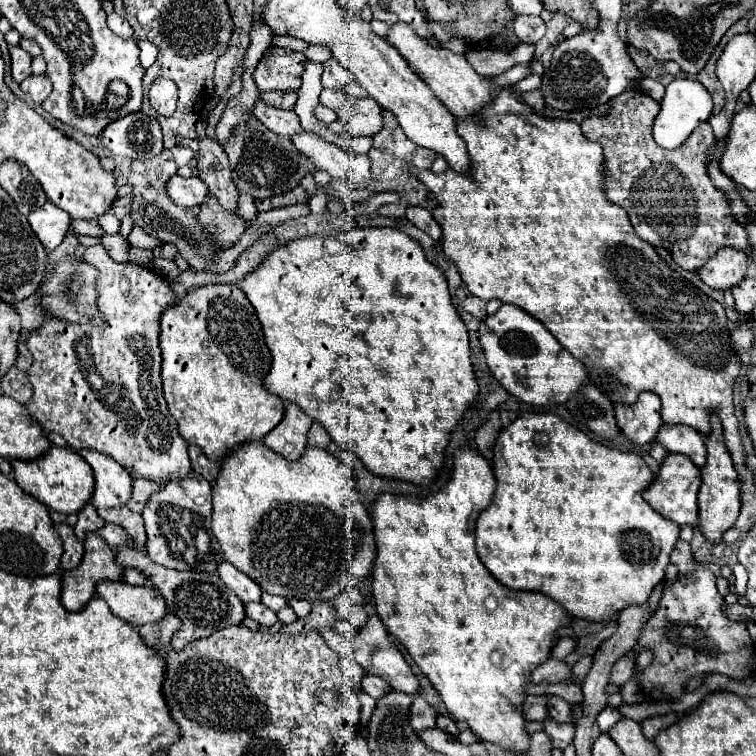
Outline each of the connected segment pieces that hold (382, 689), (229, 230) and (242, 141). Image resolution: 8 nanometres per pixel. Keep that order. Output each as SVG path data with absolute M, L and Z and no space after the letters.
M365 674L365 676L361 678L361 688L363 688L371 698L375 698L375 700L383 698L383 696L391 690L383 678L377 678L377 676L373 676L373 674Z
M209 198L209 202L201 204L201 212L199 212L199 220L203 226L209 228L211 236L219 242L223 242L225 246L235 244L245 228L245 222L241 216L237 214L229 214L219 202L217 198Z
M253 110L249 116L249 122L245 122L245 126L237 126L237 134L233 134L229 142L225 142L225 152L233 170L233 182L239 192L247 192L253 198L285 194L293 190L303 180L303 176L317 170L317 166L313 166L313 162L309 162L305 154L299 154L289 138L265 130L265 126L261 126L261 122L253 118Z

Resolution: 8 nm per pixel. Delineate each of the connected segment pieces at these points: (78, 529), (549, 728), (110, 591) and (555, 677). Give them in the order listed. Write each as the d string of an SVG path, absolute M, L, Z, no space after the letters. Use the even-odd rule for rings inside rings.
M85 504L83 508L81 508L81 512L77 514L77 524L75 524L75 534L77 534L77 538L83 542L85 540L85 536L87 536L87 532L93 532L93 530L99 530L99 528L103 528L105 526L105 522L97 516L97 512L95 512L95 508L91 506L91 504Z
M547 718L545 722L545 732L551 736L553 740L553 748L561 748L565 750L567 744L573 742L573 736L575 736L575 724L567 722L567 724L559 724L559 722L553 722L551 718Z
M105 580L97 584L97 596L109 604L115 616L133 626L159 622L169 612L161 594L149 586L131 586L121 580Z
M549 658L543 662L533 674L531 674L533 684L549 682L549 684L561 684L561 682L573 682L573 670L557 658Z

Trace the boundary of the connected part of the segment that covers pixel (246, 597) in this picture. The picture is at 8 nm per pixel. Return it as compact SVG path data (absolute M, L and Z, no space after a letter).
M221 562L219 564L219 578L243 600L243 602L261 602L263 590L243 572L239 572L233 564Z

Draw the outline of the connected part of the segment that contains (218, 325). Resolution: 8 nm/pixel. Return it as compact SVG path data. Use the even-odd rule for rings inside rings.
M213 284L191 290L179 304L167 308L161 316L161 378L169 412L179 424L179 434L197 444L213 462L225 460L239 446L263 440L285 414L285 402L263 388L263 378L271 368L271 352L263 338L263 328L255 308L235 284Z

